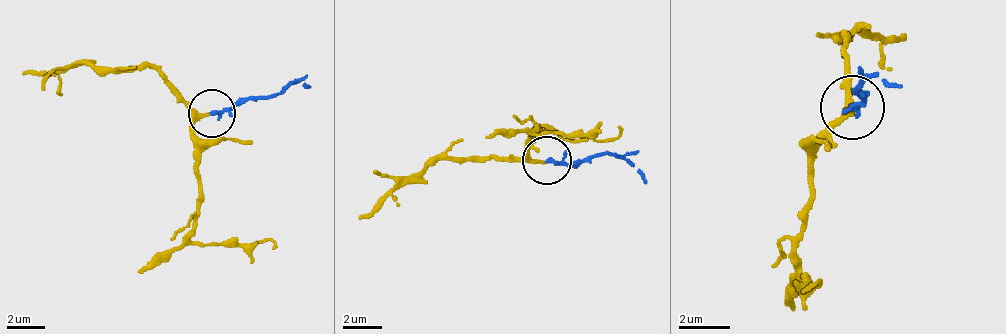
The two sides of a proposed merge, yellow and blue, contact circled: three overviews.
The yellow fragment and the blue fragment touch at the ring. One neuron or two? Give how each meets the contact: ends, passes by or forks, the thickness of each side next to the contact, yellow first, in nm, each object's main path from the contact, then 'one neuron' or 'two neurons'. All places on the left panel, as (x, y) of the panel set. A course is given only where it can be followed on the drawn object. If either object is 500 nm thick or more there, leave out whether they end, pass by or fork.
yellow passes by; blue passes by; 150 nm thick on the yellow side, 140 nm on the other; yellow runs (212, 114), (194, 124), (193, 236), (207, 245), (268, 240), (279, 245); blue runs (212, 114), (284, 95), (297, 79), (309, 88); one neuron

